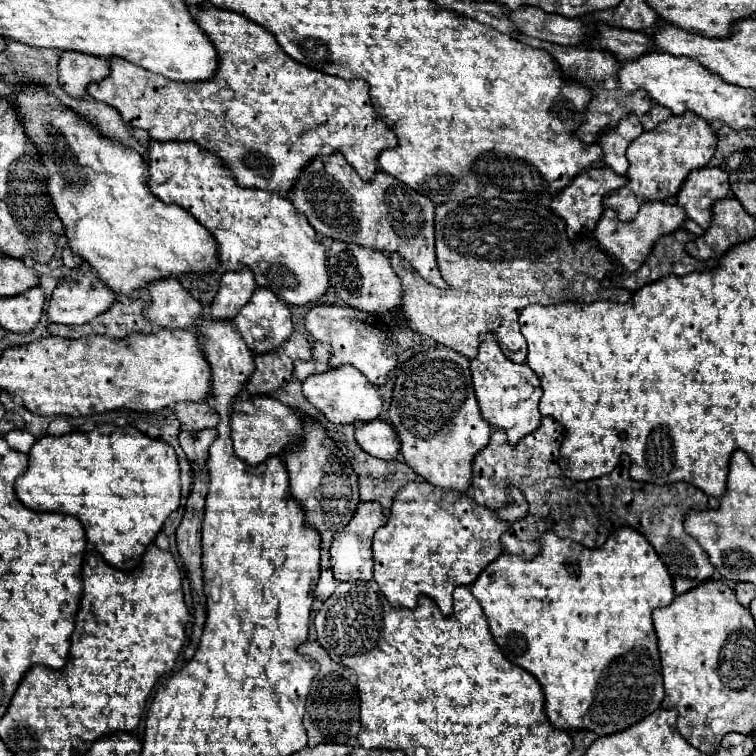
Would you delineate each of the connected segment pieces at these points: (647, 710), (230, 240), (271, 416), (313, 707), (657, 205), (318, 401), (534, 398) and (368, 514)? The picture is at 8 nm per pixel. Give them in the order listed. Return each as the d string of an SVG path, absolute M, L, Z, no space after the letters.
M621 526L619 530L611 532L611 536L605 540L605 544L601 548L585 548L579 542L559 538L555 532L545 532L543 538L539 538L539 554L535 554L531 560L519 558L515 554L501 554L497 560L493 560L477 576L477 580L469 586L469 590L479 600L481 608L483 608L483 612L487 616L491 634L493 634L495 642L499 644L499 648L503 650L503 654L511 662L515 662L517 666L525 668L527 672L531 672L535 678L541 680L539 684L541 684L541 688L545 692L545 712L547 712L553 726L563 728L563 730L591 730L597 736L607 736L607 734L613 734L613 732L619 732L619 730L625 730L625 728L633 726L635 722L649 716L651 712L655 712L661 706L665 690L663 690L657 634L655 634L655 628L653 628L651 612L657 606L671 604L677 594L675 594L675 588L673 588L669 568L663 564L663 560L659 558L655 548L647 542L647 538L643 534L639 534L635 528Z
M171 140L171 142L151 142L149 144L149 190L167 204L177 204L185 208L193 218L205 226L219 246L221 270L233 270L247 266L255 274L255 280L263 288L271 288L289 306L303 306L319 300L329 290L329 268L327 250L319 242L315 228L307 222L303 214L297 214L293 204L277 192L241 188L235 184L231 172L221 166L211 152L203 152L197 142L191 140Z
M255 396L249 398L247 402L235 398L231 406L231 440L235 454L247 464L255 466L267 460L269 456L277 456L285 450L287 444L293 444L299 438L301 438L301 418L293 408L281 404L271 396Z
M305 642L297 648L301 654L313 656L319 662L319 674L311 684L311 692L307 696L307 710L303 724L307 728L309 744L323 744L323 742L339 742L349 744L351 738L355 740L361 722L359 722L359 690L357 690L357 676L351 668L345 668L329 658L319 642Z
M645 202L641 204L637 216L629 222L623 222L617 218L617 212L607 208L597 224L597 228L593 230L593 236L599 240L599 246L611 254L613 258L617 258L629 272L635 272L641 268L643 260L647 258L649 250L653 248L653 244L663 236L663 234L671 234L673 230L677 230L683 220L685 220L685 210L677 204L667 204L667 202Z
M349 364L307 376L307 380L303 380L303 394L325 414L327 420L335 424L367 422L381 414L381 398L377 394L377 386L373 386L357 368Z
M489 332L479 346L477 358L471 360L471 374L473 374L473 388L481 408L483 418L491 426L499 426L507 432L509 444L517 444L523 436L535 430L541 422L539 414L539 400L543 394L539 376L527 366L509 360L503 350L499 348L497 336Z
M361 502L355 510L351 522L333 536L331 544L331 570L337 580L371 580L373 578L373 554L371 540L379 526L387 522L383 506L379 502Z

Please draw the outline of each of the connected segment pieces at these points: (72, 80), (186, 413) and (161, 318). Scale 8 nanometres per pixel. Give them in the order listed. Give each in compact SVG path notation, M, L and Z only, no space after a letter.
M63 52L59 58L59 84L71 96L85 96L89 82L109 76L107 60L83 52Z
M179 402L175 404L175 416L191 430L217 428L219 414L207 402Z
M169 276L147 284L151 294L149 306L145 306L147 320L163 328L187 328L203 314L203 306L185 290L179 278Z

